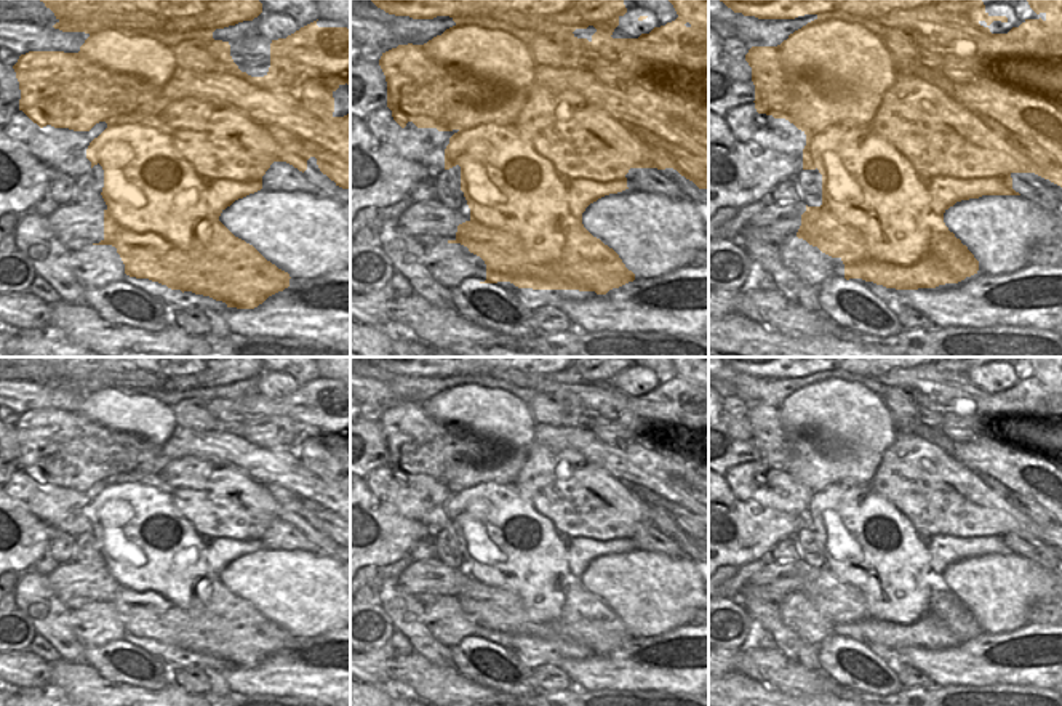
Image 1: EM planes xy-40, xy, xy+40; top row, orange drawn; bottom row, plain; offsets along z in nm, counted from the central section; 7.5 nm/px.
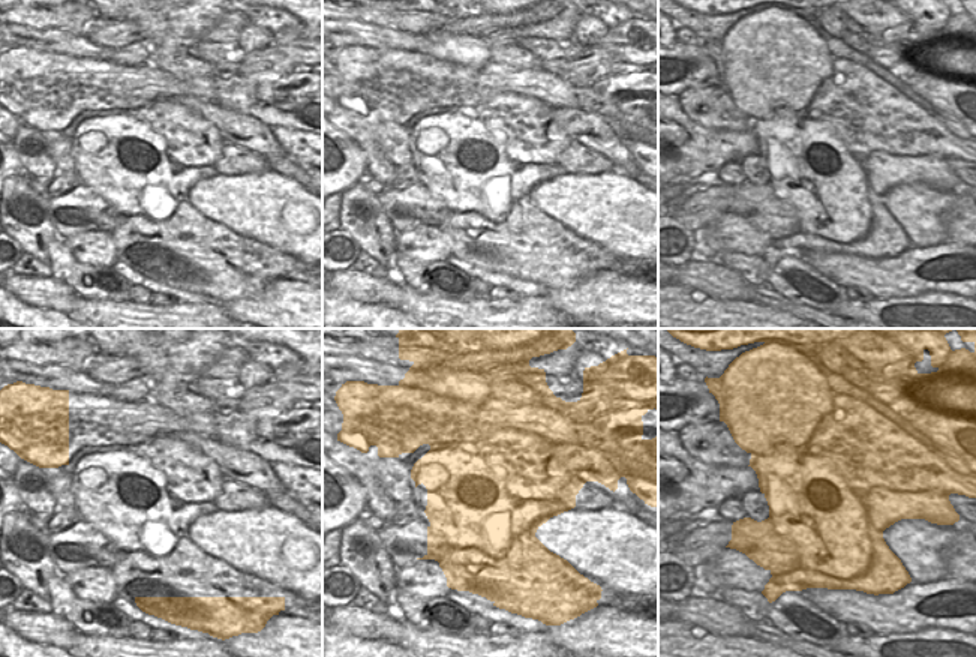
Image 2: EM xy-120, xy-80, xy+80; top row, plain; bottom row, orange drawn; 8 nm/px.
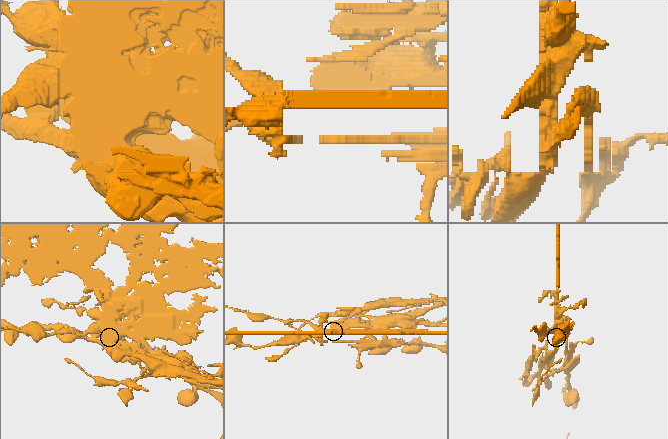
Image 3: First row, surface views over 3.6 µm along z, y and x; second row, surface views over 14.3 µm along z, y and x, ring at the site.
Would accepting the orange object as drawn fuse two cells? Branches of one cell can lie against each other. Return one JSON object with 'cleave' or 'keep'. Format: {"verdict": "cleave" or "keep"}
{"verdict": "cleave"}

